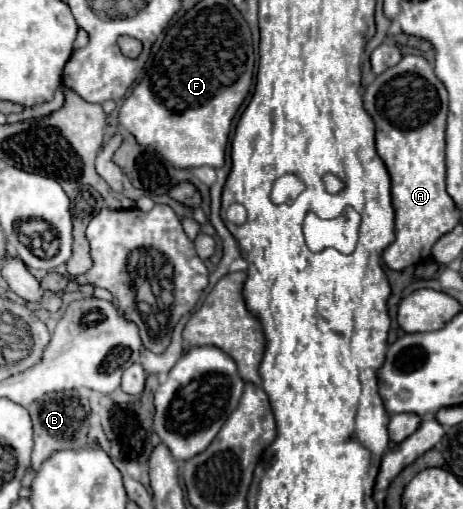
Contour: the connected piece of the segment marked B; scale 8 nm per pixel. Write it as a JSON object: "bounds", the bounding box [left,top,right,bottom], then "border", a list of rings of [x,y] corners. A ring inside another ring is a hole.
{"bounds":[28,390,90,478],"border":[[[64,390],[64,392],[50,392],[42,396],[40,400],[32,402],[28,406],[30,418],[34,422],[34,452],[32,452],[32,472],[34,478],[40,466],[56,452],[60,450],[82,450],[88,444],[88,422],[86,416],[90,412],[88,398],[82,396],[76,390]],[[82,408],[82,418],[76,414],[76,410]]]}

